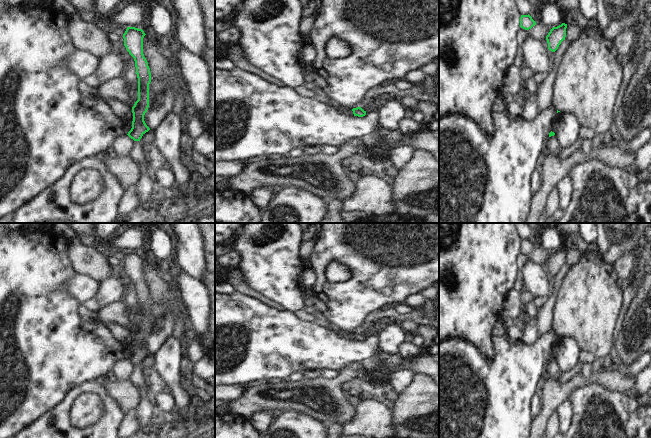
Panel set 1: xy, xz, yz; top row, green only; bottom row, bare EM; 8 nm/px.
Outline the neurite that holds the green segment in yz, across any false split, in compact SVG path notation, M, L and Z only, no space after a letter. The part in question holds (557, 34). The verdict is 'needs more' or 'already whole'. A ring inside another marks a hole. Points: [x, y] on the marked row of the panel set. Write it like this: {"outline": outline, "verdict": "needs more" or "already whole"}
{"outline": "M562 23L557 27L553 27L548 35L546 36L546 40L548 43L548 49L552 52L555 52L561 42L565 40L566 37L566 28L567 24Z", "verdict": "already whole"}

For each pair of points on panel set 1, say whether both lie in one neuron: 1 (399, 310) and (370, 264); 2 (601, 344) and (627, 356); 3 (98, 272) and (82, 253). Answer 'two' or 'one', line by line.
1: two
2: two
3: one

